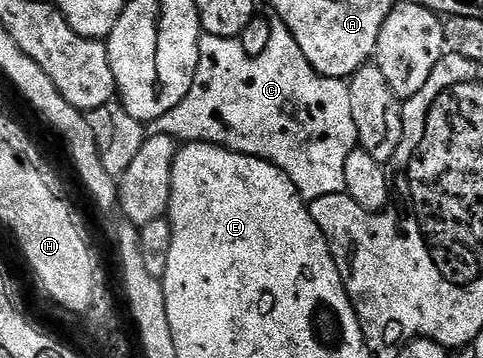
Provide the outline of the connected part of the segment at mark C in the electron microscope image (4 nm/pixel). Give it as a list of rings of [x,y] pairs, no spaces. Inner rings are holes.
[[[273,18],[271,25],[270,45],[266,45],[266,53],[261,55],[248,55],[239,39],[201,34],[198,69],[194,73],[190,93],[186,93],[186,97],[182,97],[170,113],[147,124],[147,134],[169,135],[184,143],[216,143],[219,147],[270,161],[282,169],[290,181],[294,181],[305,201],[345,194],[346,157],[350,157],[350,153],[358,147],[348,84],[343,79],[318,74],[310,61],[302,57],[298,41],[294,41],[290,29],[286,29],[282,20]]]

